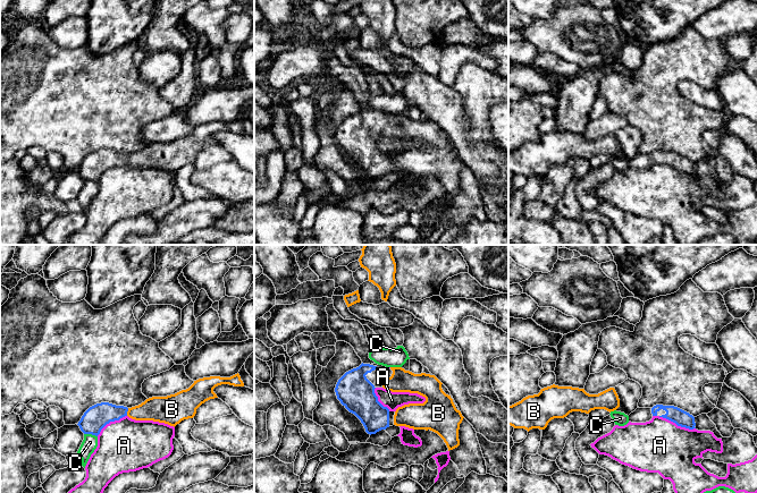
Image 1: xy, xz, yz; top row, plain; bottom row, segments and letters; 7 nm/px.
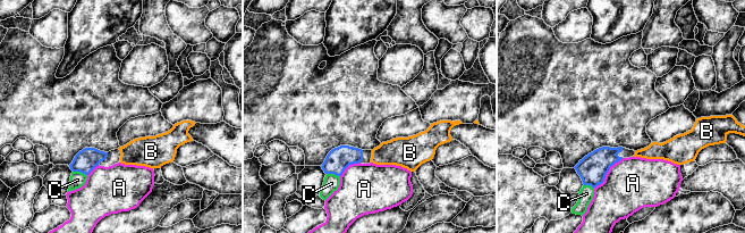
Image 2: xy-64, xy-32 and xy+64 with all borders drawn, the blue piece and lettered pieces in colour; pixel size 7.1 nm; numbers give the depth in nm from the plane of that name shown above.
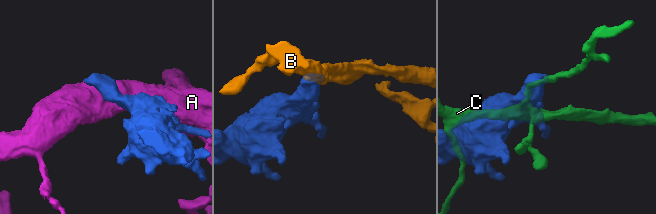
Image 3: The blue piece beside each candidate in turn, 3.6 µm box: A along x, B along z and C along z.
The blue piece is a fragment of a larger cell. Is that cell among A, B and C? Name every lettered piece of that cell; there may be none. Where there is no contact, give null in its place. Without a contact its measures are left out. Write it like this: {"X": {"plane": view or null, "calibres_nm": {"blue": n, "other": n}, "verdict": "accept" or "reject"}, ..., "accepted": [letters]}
{"A": {"plane": "yz", "calibres_nm": {"blue": 120, "other": 380}, "verdict": "reject"}, "B": {"plane": "xy", "calibres_nm": {"blue": 170, "other": 190}, "verdict": "accept"}, "C": {"plane": "xy", "calibres_nm": {"blue": 170, "other": 110}, "verdict": "reject"}, "accepted": ["B"]}

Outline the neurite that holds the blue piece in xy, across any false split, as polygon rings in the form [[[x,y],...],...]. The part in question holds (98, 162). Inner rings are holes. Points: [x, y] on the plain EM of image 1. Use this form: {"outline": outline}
{"outline": [[[238,119],[230,124],[203,124],[194,127],[186,136],[167,143],[152,143],[132,154],[109,148],[96,150],[84,159],[77,171],[84,180],[95,182],[107,170],[125,162],[135,167],[165,169],[175,173],[182,167],[193,164],[202,150],[218,144],[213,135],[221,130],[244,133]]]}

